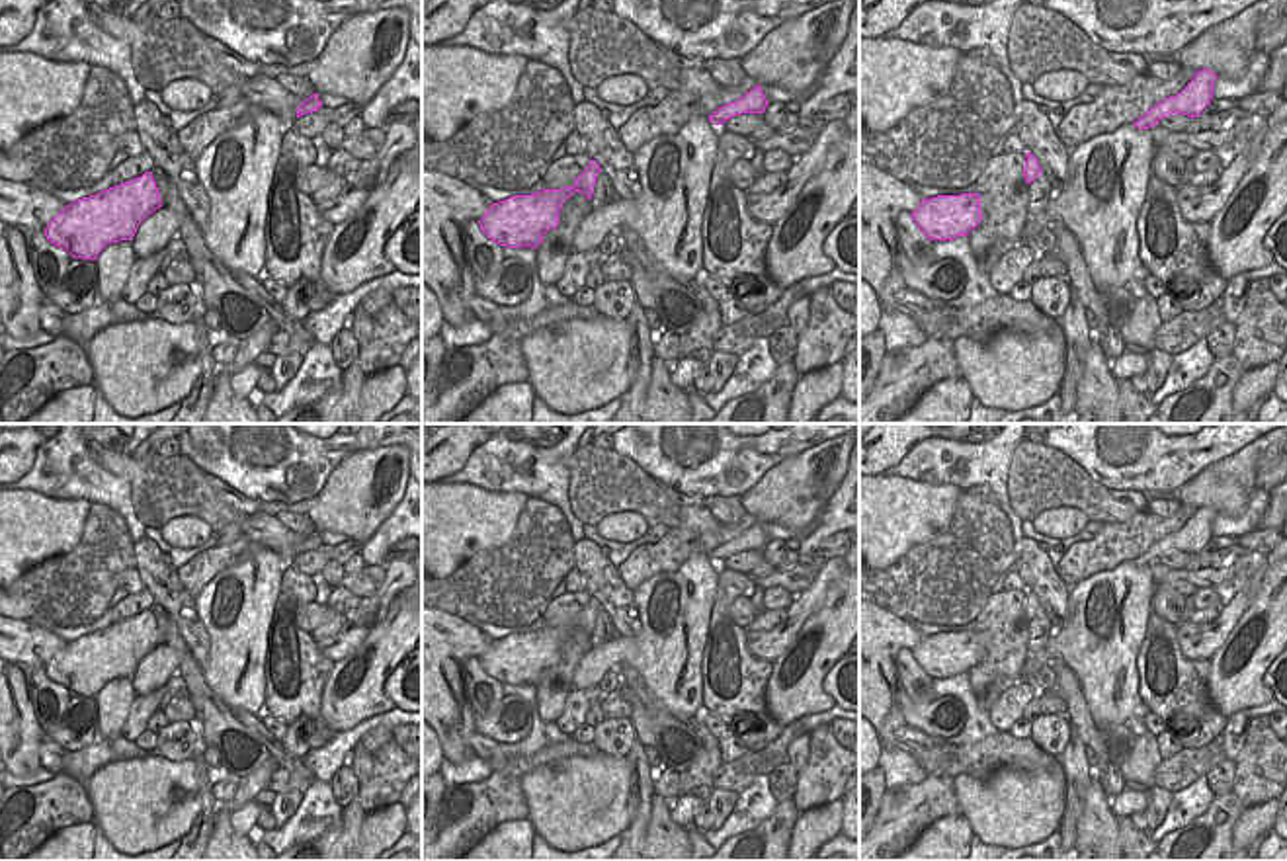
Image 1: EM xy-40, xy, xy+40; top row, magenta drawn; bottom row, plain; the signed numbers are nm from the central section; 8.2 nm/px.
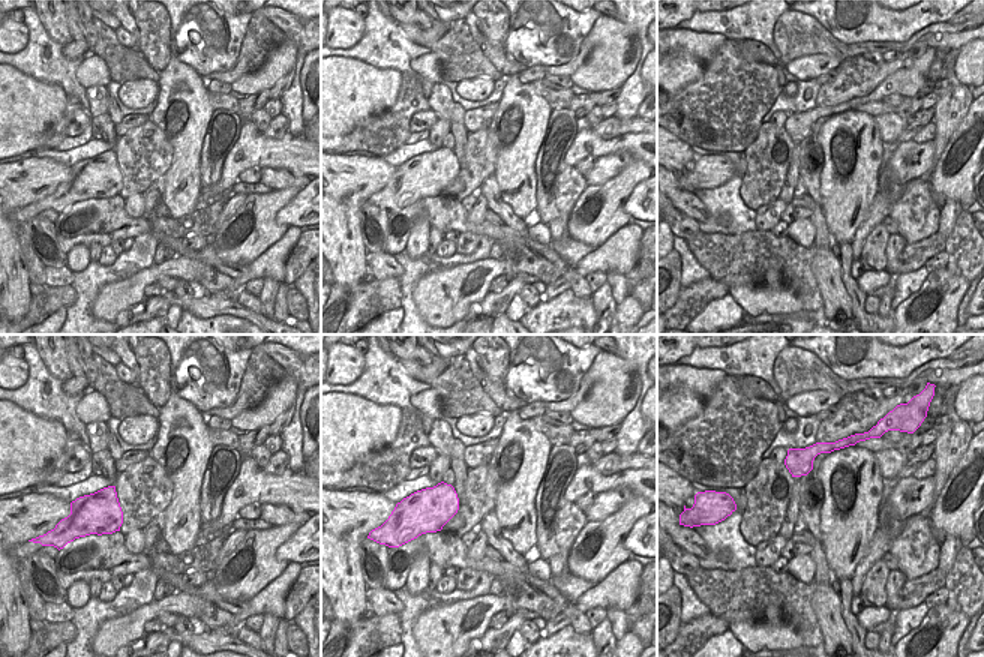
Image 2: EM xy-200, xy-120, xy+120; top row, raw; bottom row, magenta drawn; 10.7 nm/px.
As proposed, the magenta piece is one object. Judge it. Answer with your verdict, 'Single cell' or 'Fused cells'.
Fused cells

